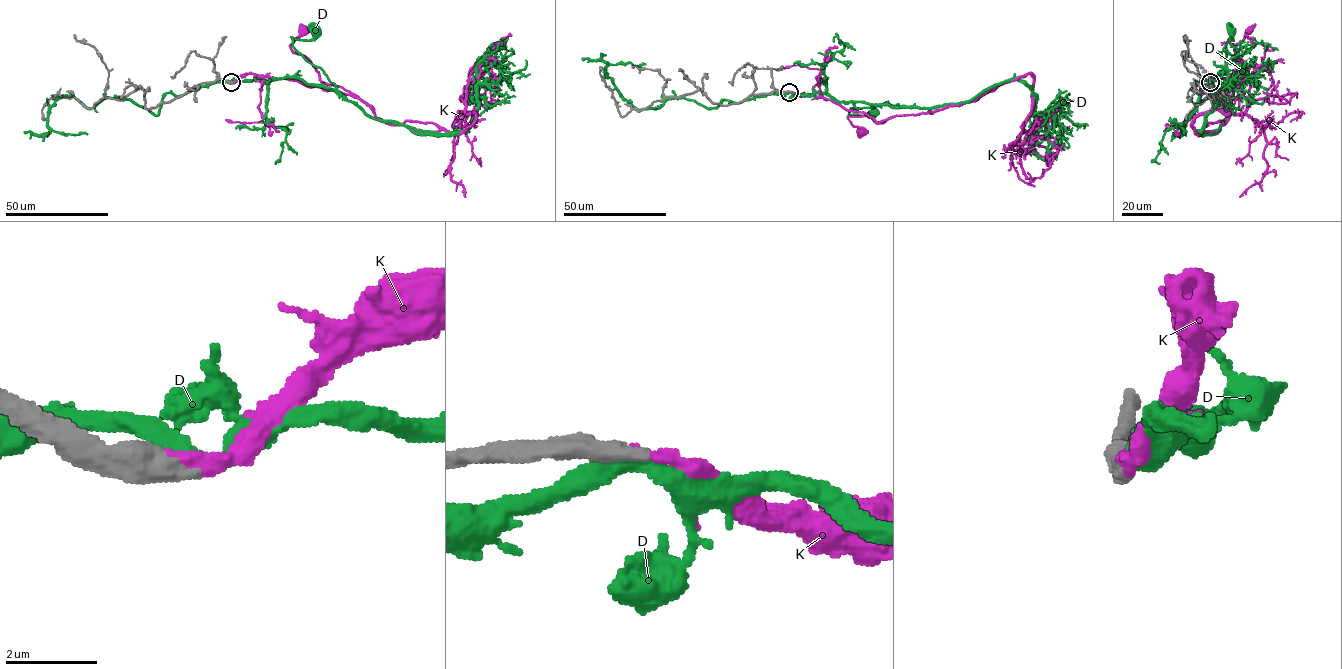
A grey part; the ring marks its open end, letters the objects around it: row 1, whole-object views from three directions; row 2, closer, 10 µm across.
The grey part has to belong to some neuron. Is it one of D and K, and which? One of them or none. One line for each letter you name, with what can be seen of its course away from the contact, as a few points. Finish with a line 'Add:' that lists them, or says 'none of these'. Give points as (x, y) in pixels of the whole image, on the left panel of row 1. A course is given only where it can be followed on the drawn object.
K: Its course: (232, 82), (254, 74), (357, 97), (322, 82), (310, 61), (291, 48), (303, 29)
Add: K

